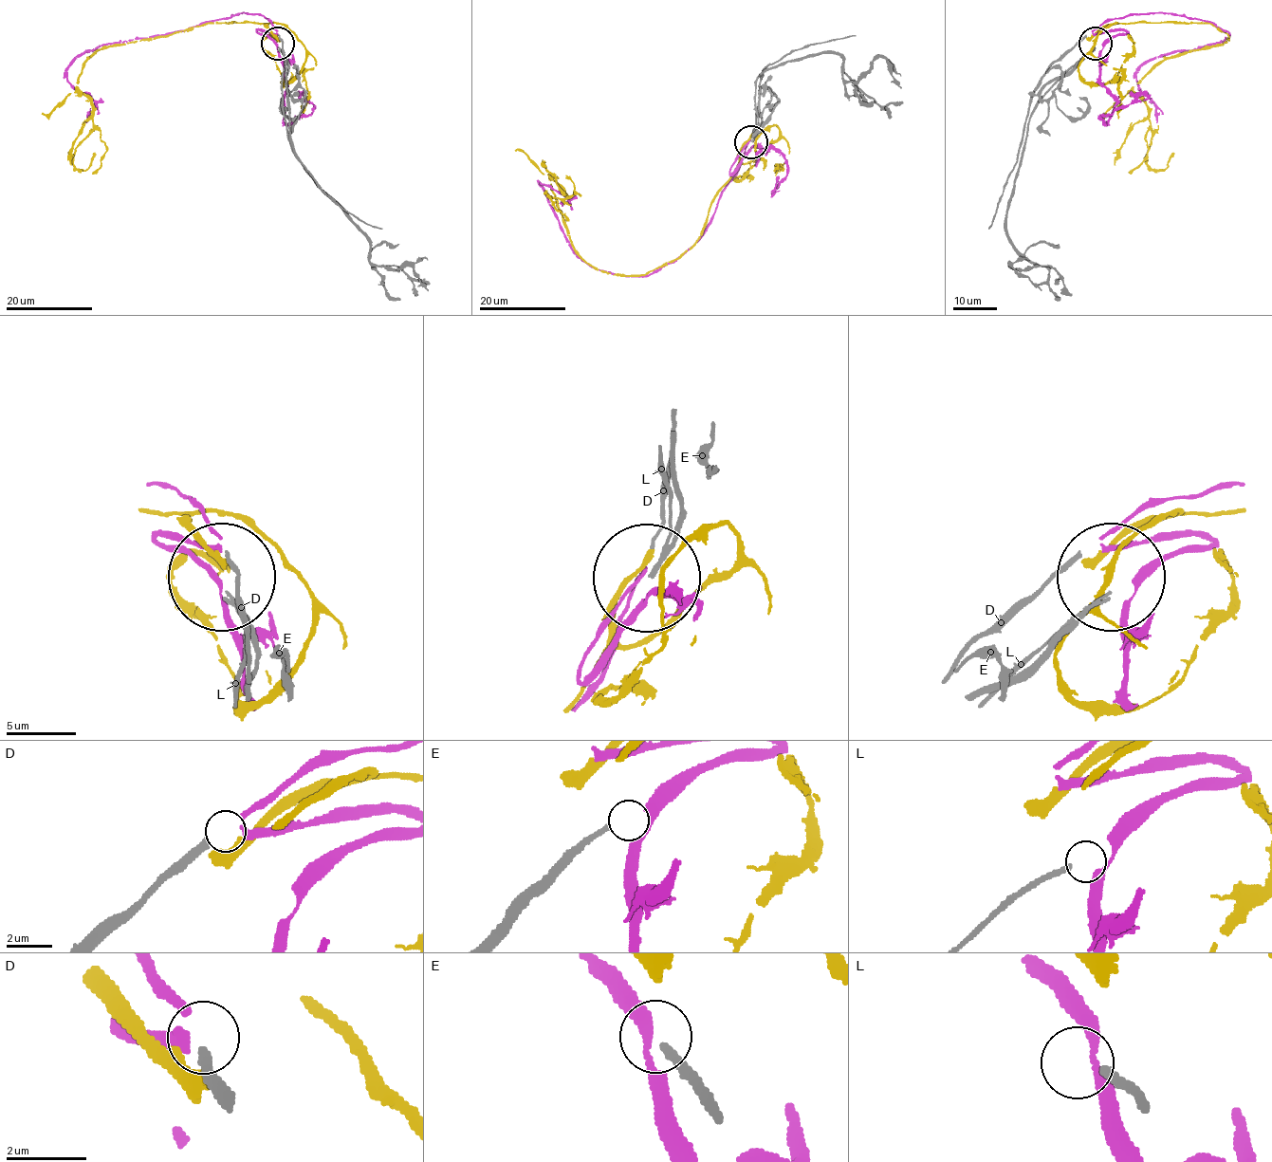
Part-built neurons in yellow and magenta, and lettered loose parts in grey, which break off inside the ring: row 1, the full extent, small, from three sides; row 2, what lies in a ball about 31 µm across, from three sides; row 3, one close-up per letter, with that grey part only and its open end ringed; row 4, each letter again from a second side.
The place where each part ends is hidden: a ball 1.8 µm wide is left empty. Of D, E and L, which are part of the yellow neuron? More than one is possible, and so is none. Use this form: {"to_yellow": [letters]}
{"to_yellow": []}

